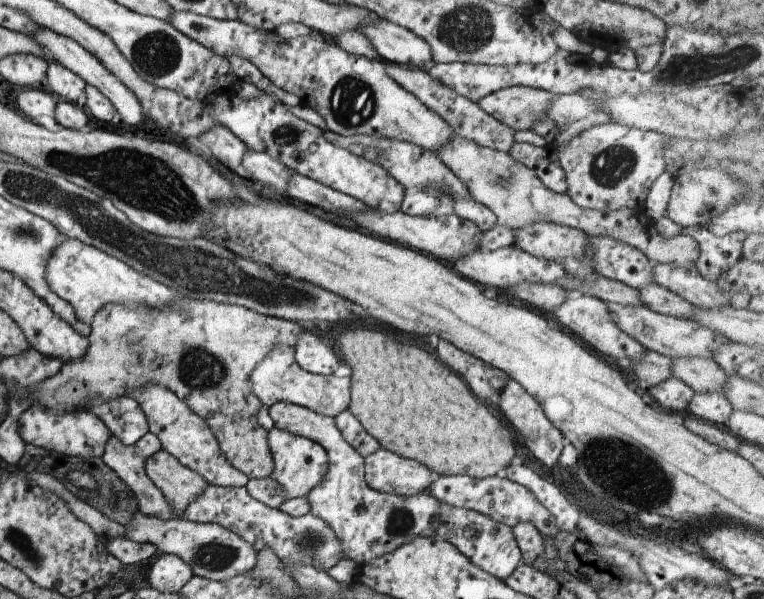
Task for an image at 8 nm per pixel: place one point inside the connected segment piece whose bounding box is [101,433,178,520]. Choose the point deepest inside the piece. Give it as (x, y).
(128, 462)

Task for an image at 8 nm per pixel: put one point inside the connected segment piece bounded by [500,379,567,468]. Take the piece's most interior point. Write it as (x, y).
(545, 442)

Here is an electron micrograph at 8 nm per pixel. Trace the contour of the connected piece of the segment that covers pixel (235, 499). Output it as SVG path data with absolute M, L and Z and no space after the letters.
M209 485L194 502L188 504L184 518L197 524L220 524L224 529L246 539L256 553L264 548L270 548L276 552L280 561L308 564L321 572L327 573L344 559L344 550L342 550L340 540L322 518L312 516L310 513L294 518L286 512L280 512L255 500L245 487Z

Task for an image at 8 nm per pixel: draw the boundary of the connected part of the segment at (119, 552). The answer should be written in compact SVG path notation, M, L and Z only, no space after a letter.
M125 537L114 538L104 546L122 565L149 564L158 555L153 544L136 543Z

